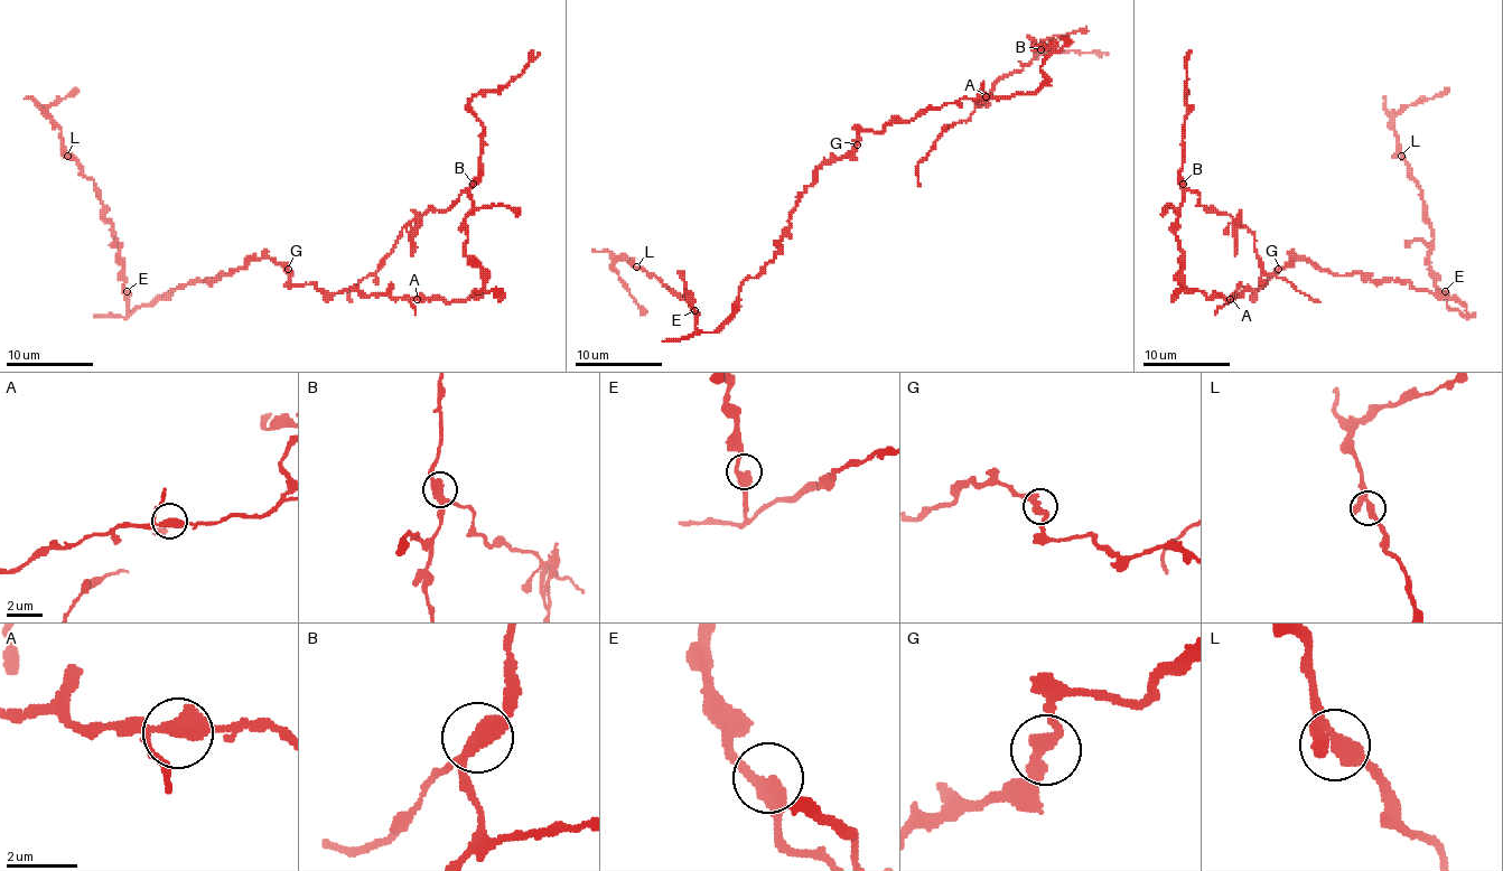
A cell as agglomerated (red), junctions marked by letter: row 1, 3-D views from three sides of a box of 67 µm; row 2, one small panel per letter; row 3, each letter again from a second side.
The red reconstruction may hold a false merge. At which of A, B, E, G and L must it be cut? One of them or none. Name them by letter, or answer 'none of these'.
B

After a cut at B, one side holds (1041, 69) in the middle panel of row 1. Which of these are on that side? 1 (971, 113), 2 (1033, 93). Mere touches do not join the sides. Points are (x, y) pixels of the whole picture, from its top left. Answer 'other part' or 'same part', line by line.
1: other part
2: same part

